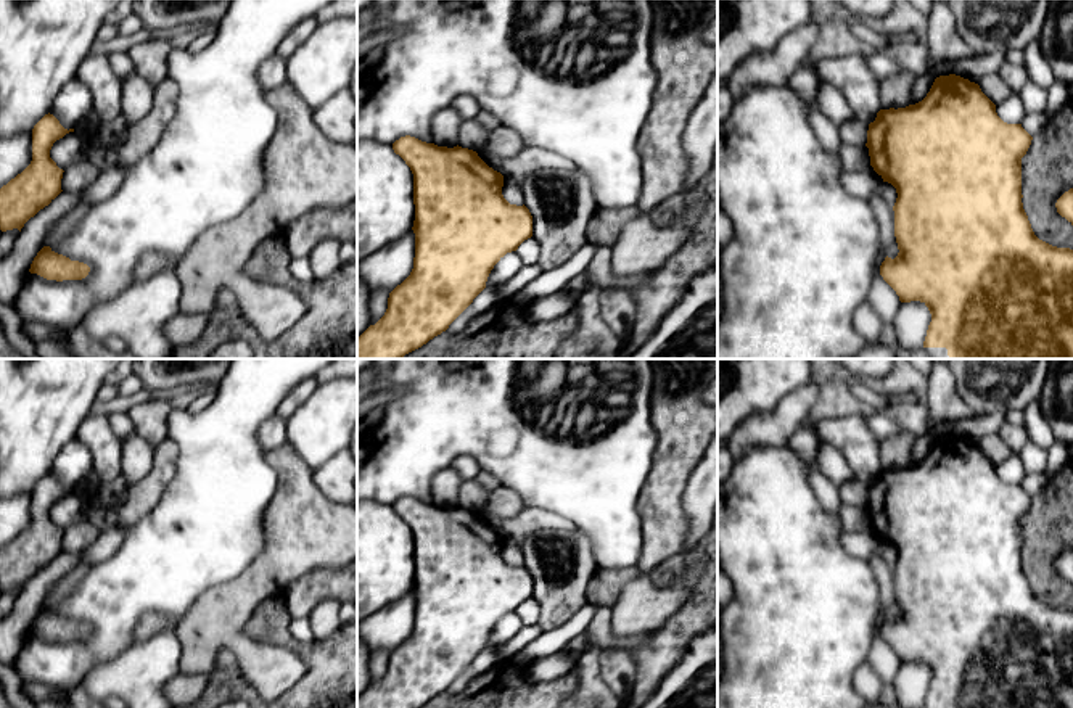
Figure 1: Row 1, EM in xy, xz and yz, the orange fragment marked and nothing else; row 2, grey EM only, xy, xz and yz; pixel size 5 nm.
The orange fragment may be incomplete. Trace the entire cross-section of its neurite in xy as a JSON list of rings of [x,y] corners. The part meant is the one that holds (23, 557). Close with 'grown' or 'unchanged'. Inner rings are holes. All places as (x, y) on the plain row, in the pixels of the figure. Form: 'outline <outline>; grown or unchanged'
outline [[[45,475],[32,489],[31,525],[0,549],[0,591],[24,587],[63,550],[63,529],[50,518],[53,504],[74,489],[64,489],[53,475]]]; unchanged

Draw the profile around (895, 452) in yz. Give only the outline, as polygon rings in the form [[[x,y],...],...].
[[[902,431],[891,438],[883,438],[880,442],[882,470],[909,467],[912,463],[911,451],[915,438],[917,436],[909,431]]]

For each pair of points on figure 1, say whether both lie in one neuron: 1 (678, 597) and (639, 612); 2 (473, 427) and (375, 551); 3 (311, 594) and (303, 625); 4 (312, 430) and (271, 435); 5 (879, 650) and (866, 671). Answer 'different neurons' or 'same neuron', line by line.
1: same neuron
2: different neurons
3: different neurons
4: different neurons
5: different neurons

